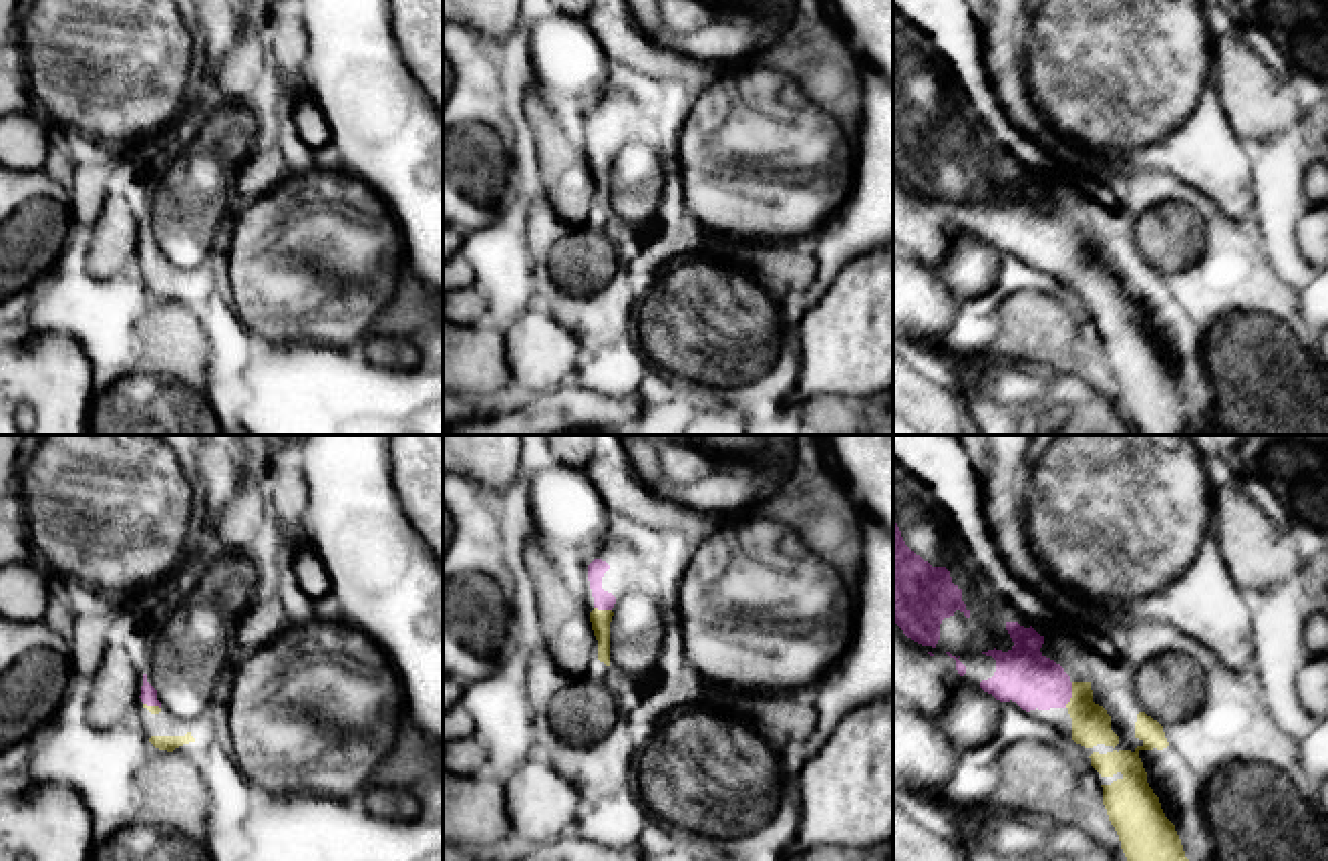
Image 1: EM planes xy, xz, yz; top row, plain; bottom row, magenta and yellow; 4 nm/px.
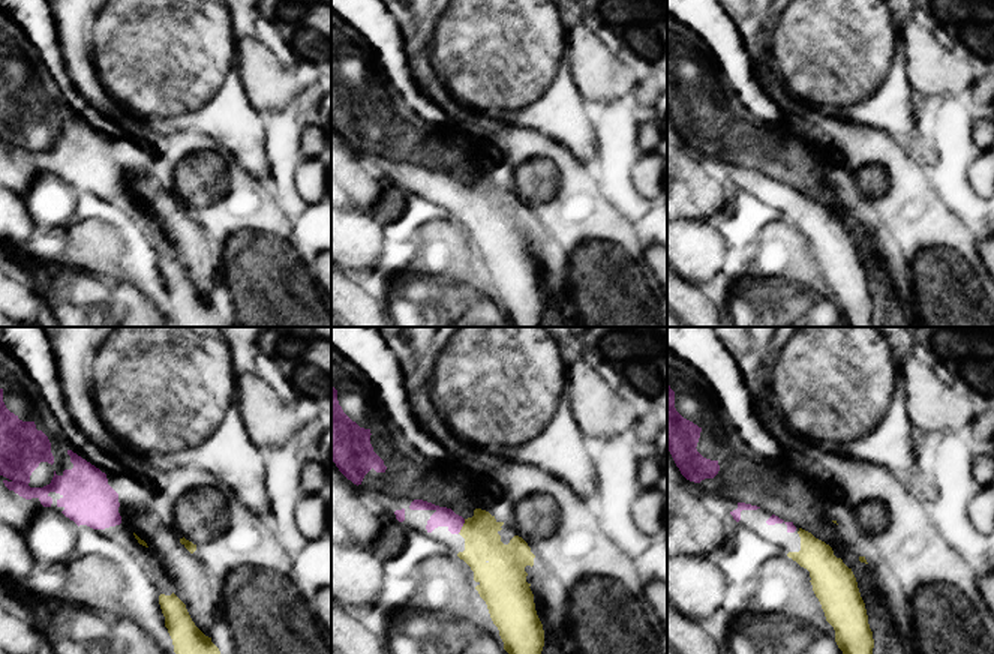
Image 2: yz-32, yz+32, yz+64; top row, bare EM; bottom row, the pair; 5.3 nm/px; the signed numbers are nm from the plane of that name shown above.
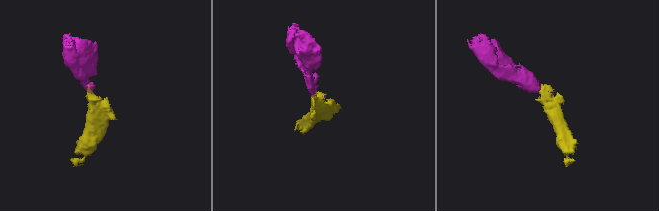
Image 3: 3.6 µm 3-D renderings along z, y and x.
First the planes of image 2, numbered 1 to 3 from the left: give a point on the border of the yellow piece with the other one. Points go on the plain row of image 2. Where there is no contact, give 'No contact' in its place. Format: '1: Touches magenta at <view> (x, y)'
1: No contact
2: Touches magenta at yz+32 (462, 189)
3: No contact

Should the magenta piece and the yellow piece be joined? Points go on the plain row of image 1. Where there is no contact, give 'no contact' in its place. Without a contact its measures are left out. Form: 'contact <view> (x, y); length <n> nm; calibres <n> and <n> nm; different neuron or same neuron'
contact yz (1071, 244); length 110 nm; calibres 220 and 160 nm; same neuron

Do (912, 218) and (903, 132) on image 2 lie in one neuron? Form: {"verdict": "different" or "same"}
{"verdict": "different"}

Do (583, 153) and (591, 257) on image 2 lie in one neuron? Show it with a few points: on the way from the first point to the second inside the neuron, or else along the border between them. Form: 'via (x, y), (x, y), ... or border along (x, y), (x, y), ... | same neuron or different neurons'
border along (555, 141), (565, 146), (586, 165) | different neurons

